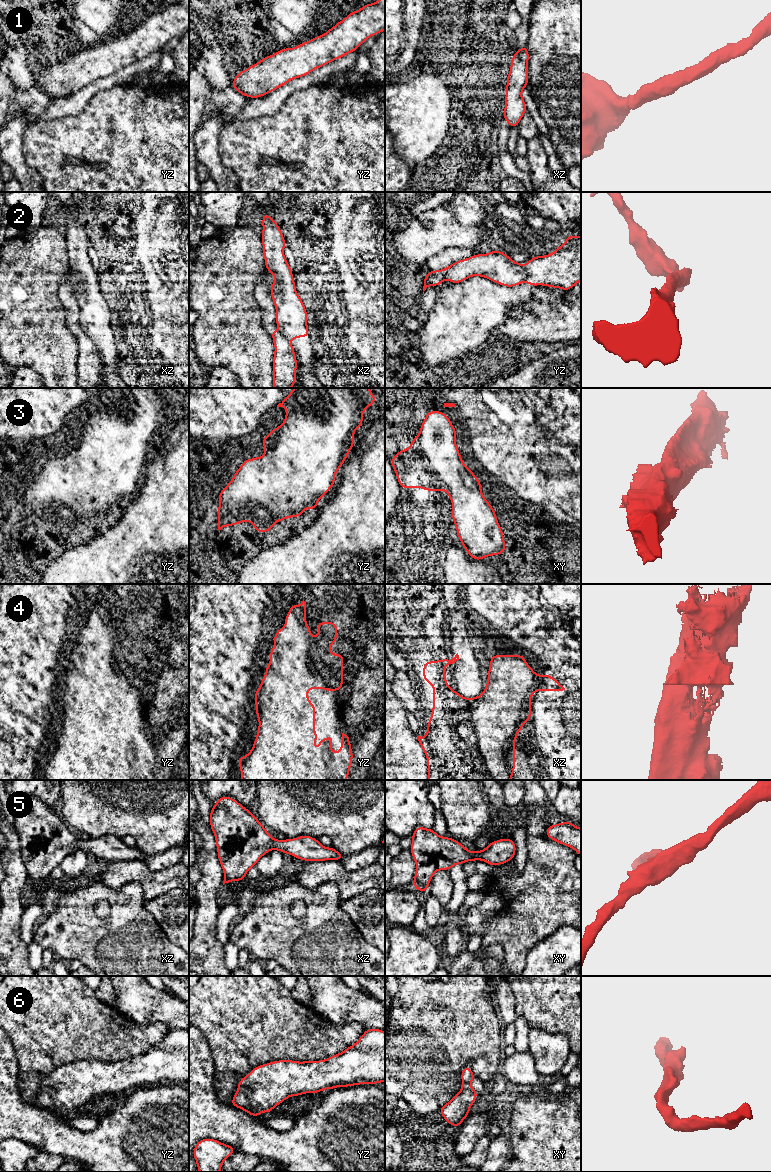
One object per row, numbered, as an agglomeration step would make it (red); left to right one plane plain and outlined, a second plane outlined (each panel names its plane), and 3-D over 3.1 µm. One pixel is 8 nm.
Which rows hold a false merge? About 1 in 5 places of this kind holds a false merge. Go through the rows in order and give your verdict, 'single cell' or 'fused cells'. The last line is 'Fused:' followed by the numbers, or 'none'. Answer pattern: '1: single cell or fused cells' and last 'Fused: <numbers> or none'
1: single cell
2: fused cells
3: single cell
4: single cell
5: single cell
6: single cell
Fused: 2

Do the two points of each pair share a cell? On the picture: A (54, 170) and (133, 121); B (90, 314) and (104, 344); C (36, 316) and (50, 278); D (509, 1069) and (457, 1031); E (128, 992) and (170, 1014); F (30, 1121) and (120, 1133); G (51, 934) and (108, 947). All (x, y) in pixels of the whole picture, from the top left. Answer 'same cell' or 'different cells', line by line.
A: same cell
B: same cell
C: same cell
D: different cells
E: same cell
F: same cell
G: same cell

